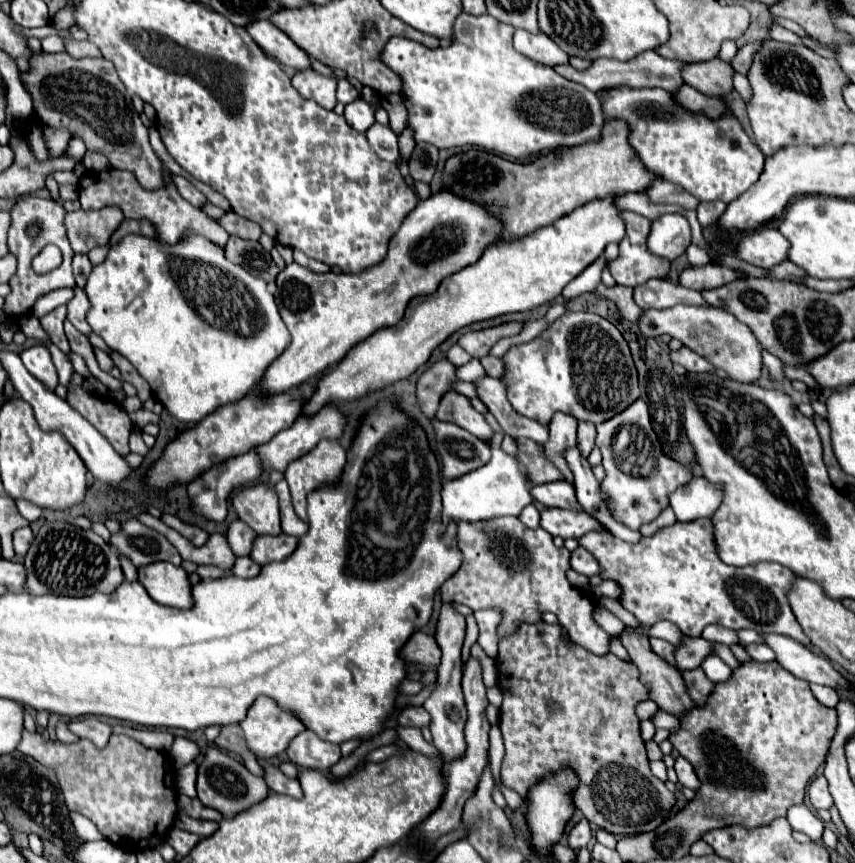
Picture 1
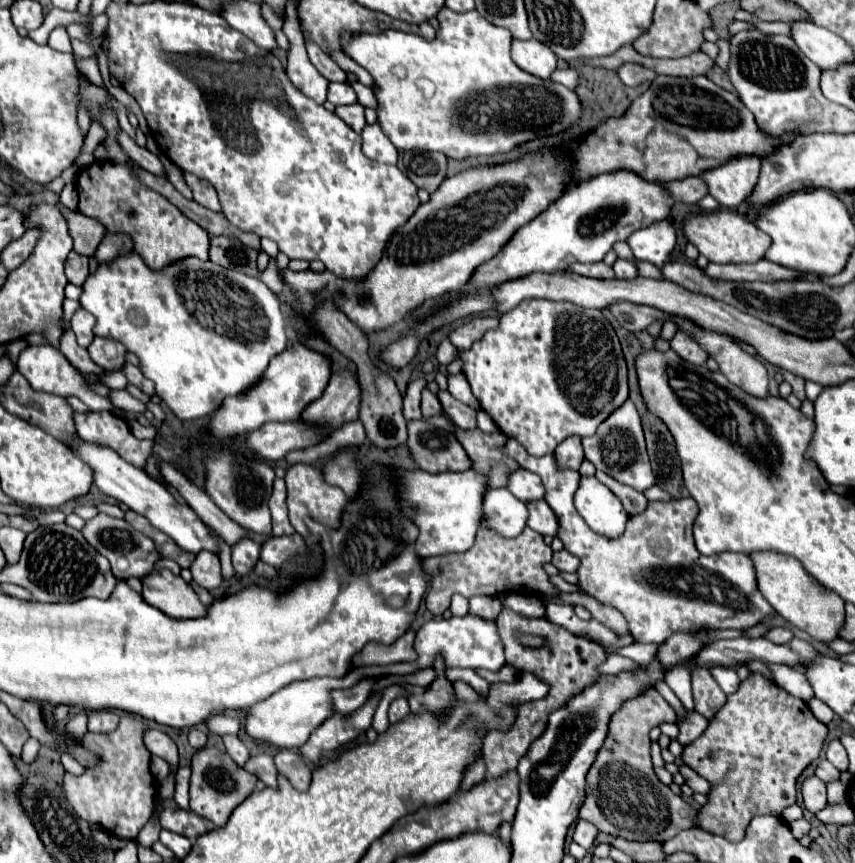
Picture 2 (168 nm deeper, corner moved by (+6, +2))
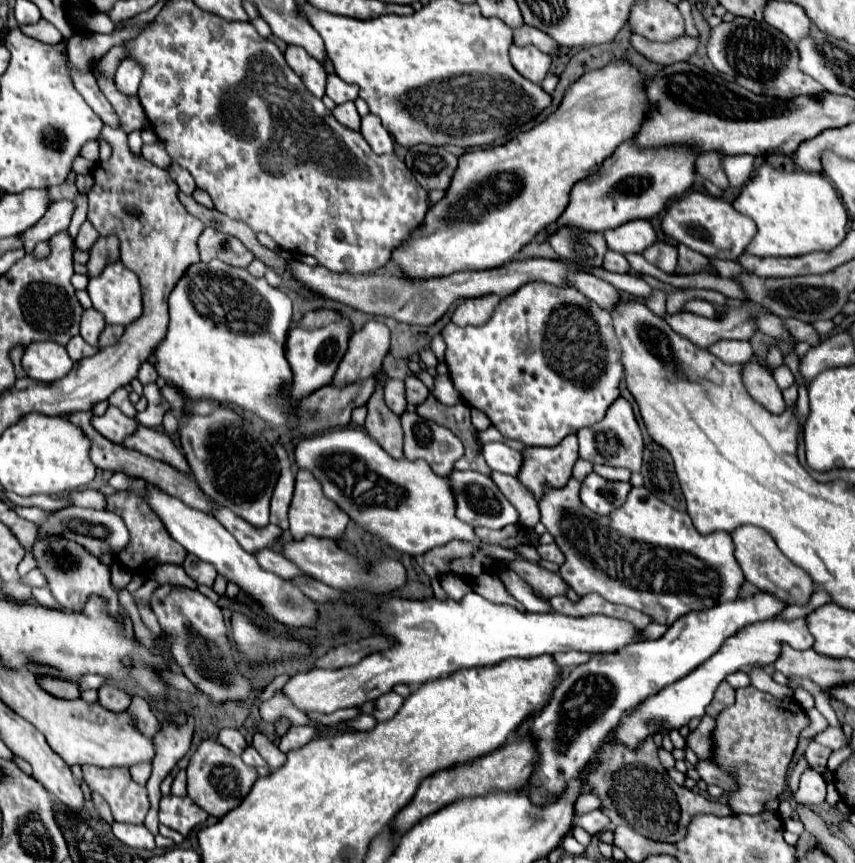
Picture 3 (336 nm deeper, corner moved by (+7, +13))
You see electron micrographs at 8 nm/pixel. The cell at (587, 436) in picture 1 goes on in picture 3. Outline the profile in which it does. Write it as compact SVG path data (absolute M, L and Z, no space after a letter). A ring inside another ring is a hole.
M569 435L555 447L529 447L523 453L525 463L519 479L535 493L537 499L541 499L545 481L553 487L563 487L563 483L567 483L577 457L575 435Z

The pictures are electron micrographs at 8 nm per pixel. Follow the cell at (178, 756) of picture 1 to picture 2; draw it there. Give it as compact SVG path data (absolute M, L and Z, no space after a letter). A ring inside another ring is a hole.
M152 756L152 760L150 760L150 772L152 772L158 780L162 780L162 778L168 776L170 766L168 766L166 760L162 760L162 758L158 758L158 756Z

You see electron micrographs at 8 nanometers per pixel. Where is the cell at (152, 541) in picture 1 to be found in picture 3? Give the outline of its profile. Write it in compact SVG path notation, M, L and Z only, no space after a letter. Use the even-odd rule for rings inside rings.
M65 507L65 509L59 509L55 515L49 517L49 521L45 521L39 527L39 533L65 535L67 539L79 541L91 553L97 553L97 555L121 553L127 547L129 539L131 539L129 531L127 531L127 525L123 523L123 519L119 519L119 515L115 515L113 511L97 511L97 509L89 509L89 507Z

